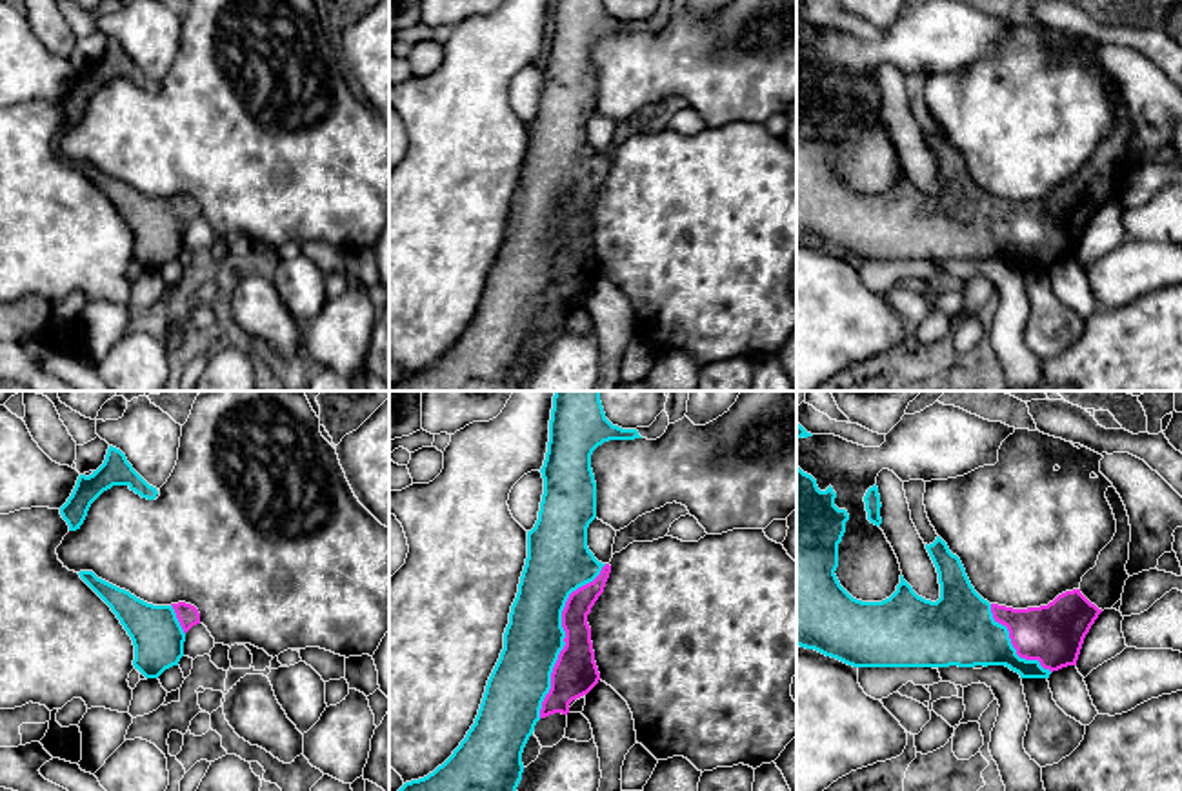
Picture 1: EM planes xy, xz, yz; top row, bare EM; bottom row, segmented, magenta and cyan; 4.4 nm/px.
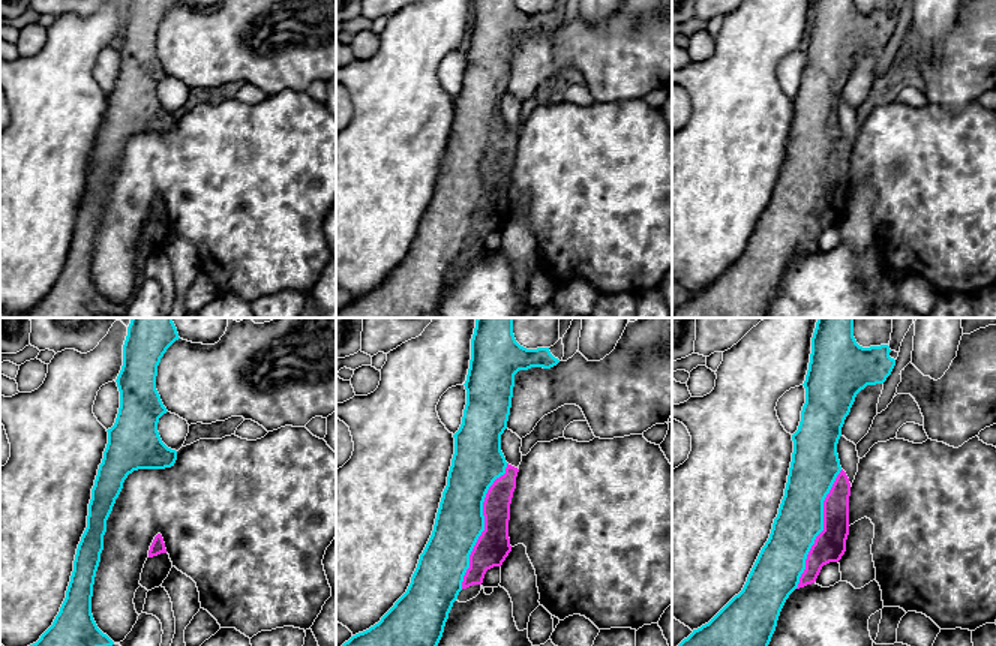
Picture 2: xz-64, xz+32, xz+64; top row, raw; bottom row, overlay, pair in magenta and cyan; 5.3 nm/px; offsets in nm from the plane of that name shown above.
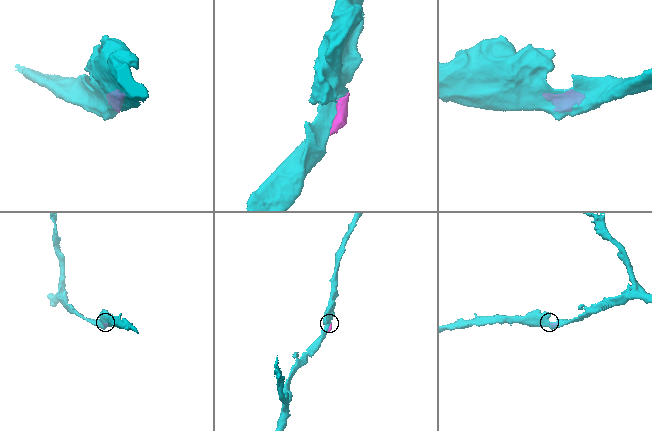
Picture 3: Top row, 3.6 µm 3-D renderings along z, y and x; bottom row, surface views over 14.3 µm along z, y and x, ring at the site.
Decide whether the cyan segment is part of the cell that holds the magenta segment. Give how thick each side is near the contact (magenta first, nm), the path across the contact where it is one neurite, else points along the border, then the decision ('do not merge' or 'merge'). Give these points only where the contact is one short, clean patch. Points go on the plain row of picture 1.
200/260 nm | merge

